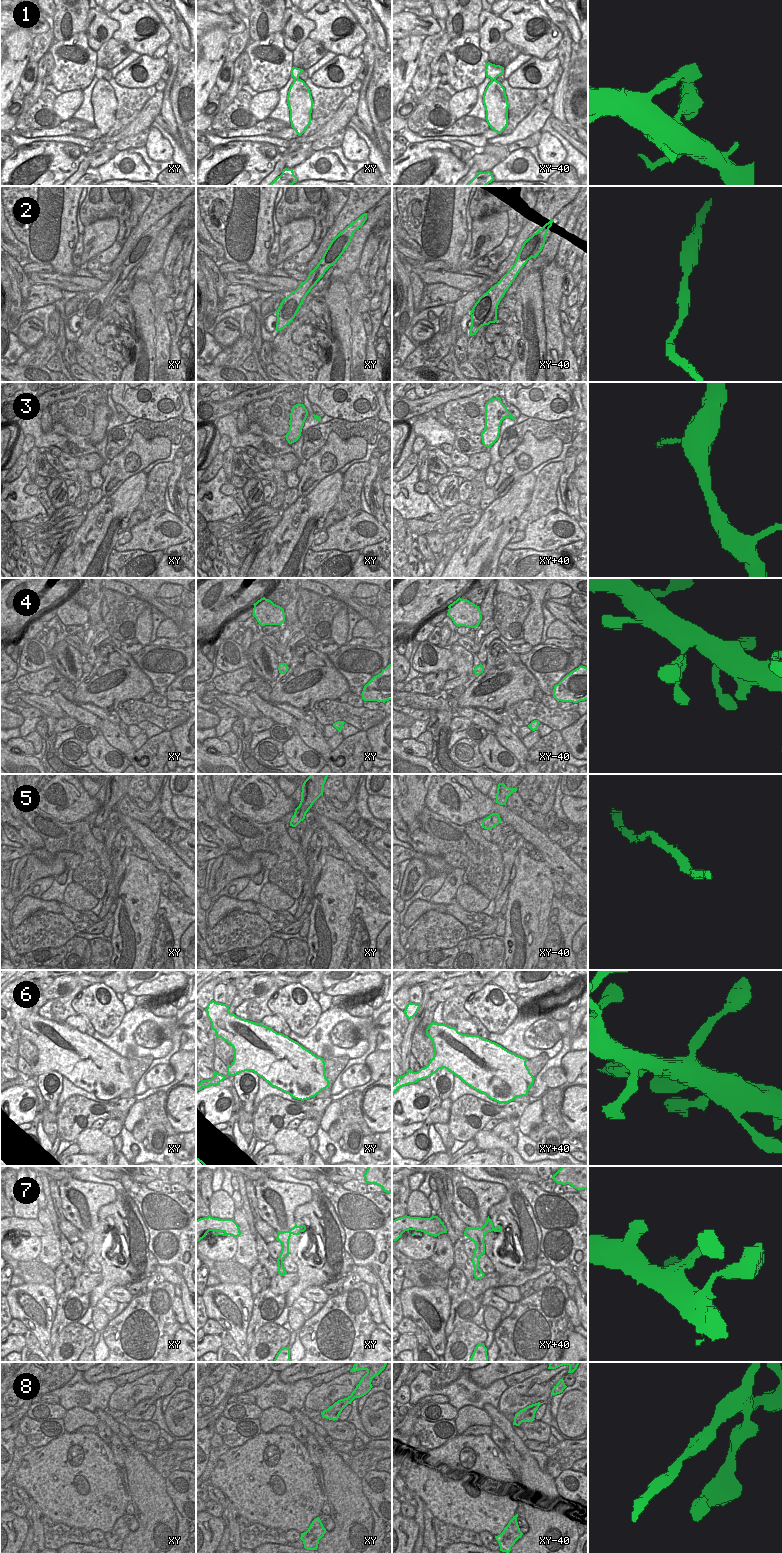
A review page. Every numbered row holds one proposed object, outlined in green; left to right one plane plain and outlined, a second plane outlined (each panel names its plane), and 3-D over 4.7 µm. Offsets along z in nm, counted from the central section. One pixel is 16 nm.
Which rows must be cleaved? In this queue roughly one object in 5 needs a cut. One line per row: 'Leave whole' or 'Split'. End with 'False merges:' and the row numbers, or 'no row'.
1: Leave whole
2: Leave whole
3: Leave whole
4: Leave whole
5: Leave whole
6: Leave whole
7: Leave whole
8: Split
False merges: 8

